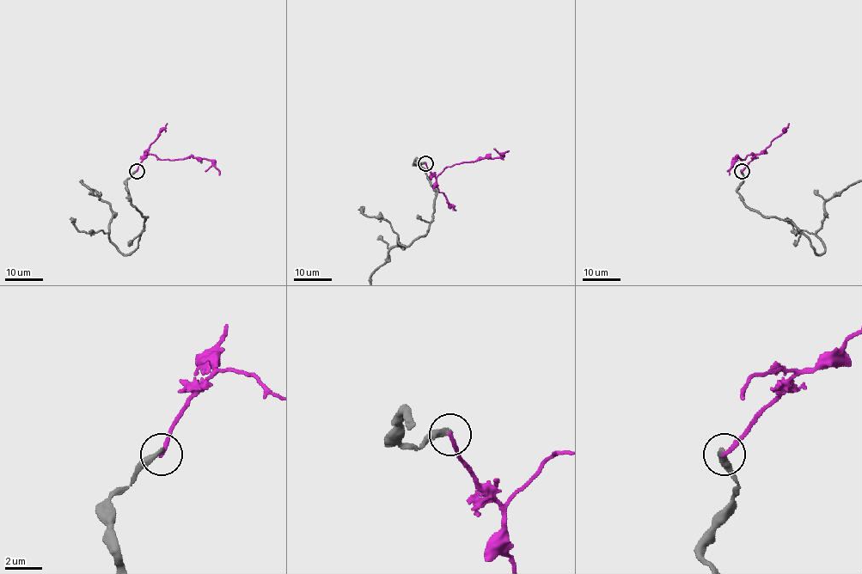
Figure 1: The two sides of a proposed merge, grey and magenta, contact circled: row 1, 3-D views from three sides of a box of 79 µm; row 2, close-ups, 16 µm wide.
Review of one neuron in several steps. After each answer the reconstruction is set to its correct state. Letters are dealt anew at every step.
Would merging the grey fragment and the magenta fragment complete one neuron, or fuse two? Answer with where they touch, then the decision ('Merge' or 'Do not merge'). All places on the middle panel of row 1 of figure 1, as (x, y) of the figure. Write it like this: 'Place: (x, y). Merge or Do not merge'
Place: (425, 163). Do not merge

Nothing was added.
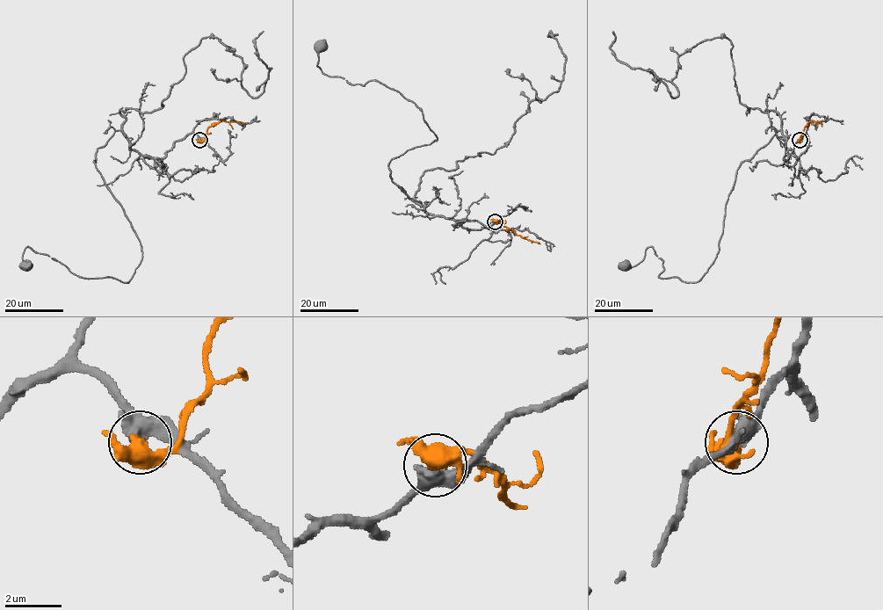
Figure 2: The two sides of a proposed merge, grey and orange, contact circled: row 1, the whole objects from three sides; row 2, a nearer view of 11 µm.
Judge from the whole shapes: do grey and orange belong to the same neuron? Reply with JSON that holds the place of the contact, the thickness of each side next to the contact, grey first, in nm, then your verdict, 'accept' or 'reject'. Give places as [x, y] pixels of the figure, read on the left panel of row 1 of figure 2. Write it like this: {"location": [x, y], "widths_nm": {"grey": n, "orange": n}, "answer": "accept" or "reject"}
{"location": [199, 140], "widths_nm": {"grey": 480, "orange": 440}, "answer": "reject"}

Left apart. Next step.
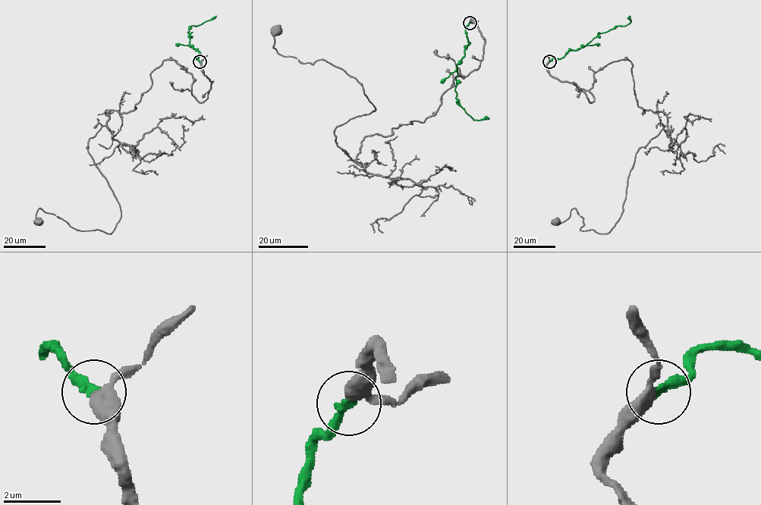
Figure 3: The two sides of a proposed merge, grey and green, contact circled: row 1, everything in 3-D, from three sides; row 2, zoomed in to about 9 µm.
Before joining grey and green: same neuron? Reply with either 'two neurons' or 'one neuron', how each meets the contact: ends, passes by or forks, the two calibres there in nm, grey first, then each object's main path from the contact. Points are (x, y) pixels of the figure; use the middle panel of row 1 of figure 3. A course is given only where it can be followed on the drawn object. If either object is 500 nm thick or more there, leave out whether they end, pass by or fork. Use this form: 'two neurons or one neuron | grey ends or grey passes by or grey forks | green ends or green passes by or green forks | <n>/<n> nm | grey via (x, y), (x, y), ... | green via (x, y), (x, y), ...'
one neuron | grey passes by | green ends | 400/280 nm | grey via (470, 23), (479, 67), (360, 164), (334, 131), (374, 111), (363, 86), (277, 30) | green via (470, 23), (466, 27), (468, 44), (464, 49), (464, 56), (457, 67), (456, 98), (474, 120), (488, 117)

